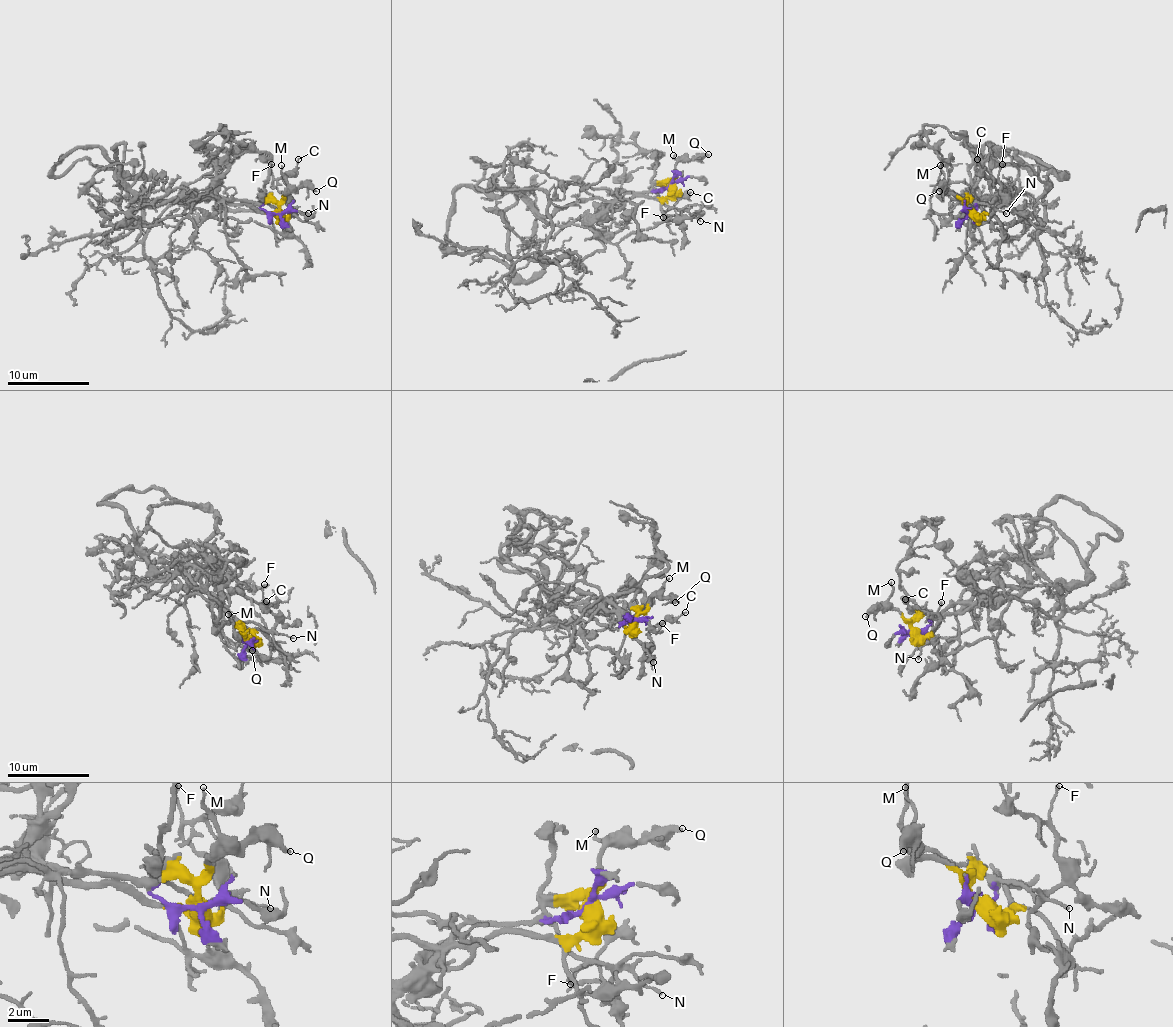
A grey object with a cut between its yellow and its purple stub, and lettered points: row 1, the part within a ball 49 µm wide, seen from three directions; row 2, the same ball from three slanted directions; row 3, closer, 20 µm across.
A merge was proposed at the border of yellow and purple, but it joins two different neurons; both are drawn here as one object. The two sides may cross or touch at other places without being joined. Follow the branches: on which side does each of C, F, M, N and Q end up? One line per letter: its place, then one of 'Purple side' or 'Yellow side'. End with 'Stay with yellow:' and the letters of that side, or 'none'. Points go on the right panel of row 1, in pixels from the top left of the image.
C: Place: (977, 159). Purple side
F: Place: (1002, 164). Purple side
M: Place: (940, 165). Yellow side
N: Place: (1006, 213). Purple side
Q: Place: (939, 191). Yellow side
Stay with yellow: M, Q

